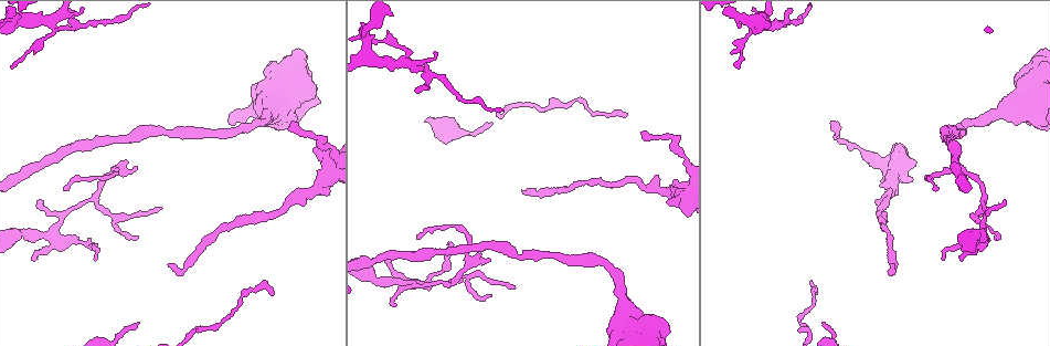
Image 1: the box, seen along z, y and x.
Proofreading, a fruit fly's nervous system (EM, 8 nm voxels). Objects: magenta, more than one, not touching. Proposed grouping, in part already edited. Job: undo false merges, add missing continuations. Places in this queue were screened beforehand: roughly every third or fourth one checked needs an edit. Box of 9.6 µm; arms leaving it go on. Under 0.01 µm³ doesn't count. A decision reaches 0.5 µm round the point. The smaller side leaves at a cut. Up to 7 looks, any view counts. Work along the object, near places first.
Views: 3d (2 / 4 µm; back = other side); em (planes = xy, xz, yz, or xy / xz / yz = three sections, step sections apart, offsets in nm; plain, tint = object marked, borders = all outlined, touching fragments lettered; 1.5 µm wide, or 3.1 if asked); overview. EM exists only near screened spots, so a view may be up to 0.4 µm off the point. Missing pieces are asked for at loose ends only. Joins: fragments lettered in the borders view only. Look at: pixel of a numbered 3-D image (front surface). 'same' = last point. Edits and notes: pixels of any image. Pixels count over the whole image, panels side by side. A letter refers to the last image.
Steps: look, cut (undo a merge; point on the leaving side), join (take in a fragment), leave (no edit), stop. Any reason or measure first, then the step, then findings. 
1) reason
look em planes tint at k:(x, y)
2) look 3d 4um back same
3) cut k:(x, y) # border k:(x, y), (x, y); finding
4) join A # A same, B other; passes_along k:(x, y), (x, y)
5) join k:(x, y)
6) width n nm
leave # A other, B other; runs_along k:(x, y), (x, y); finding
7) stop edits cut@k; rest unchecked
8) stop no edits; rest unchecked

look 3d 4um at 1:(518, 256)

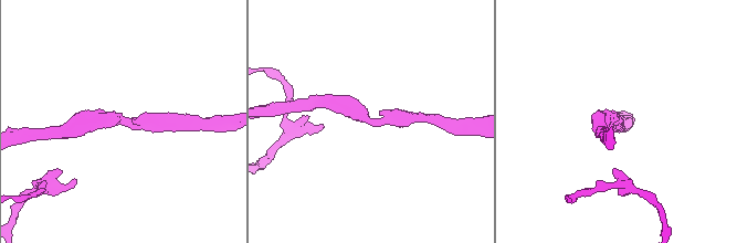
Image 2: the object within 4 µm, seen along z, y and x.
arm_widths 190, 280 nm; need the tissue
look em planes borders at 2:(614, 121)

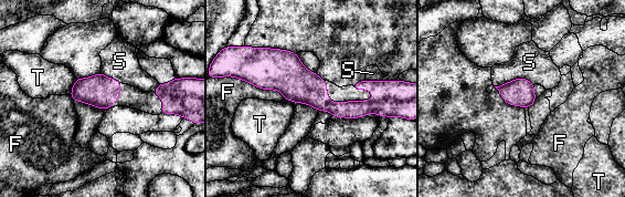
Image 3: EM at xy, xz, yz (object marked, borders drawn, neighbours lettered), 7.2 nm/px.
leave # F other, S other, T other; border 3:(76, 79), (70, 94); continuous, no second cell

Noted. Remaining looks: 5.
thin end
look 3d 4um at 1:(168, 265)

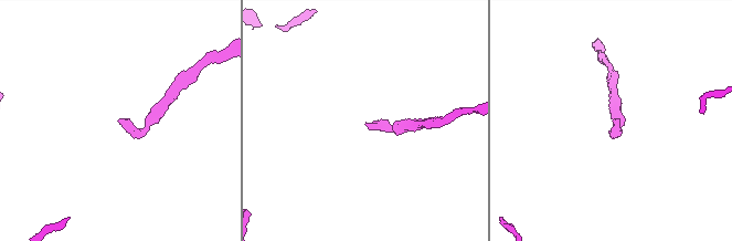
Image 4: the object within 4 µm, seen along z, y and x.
look em planes borders at 4:(120, 118)

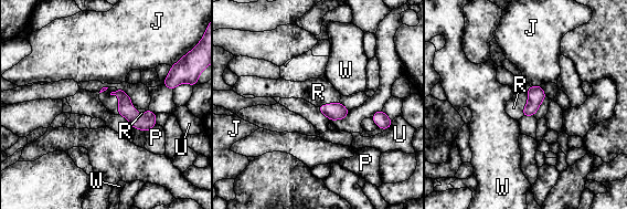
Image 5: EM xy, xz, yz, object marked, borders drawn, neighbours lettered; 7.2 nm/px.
join R # J other, P other, R same, U other, W other; passes_along 5:(125, 108), (119, 100), (110, 102); the cell continues

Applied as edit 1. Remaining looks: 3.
look em xy step 8 borders at 1:(945, 258)

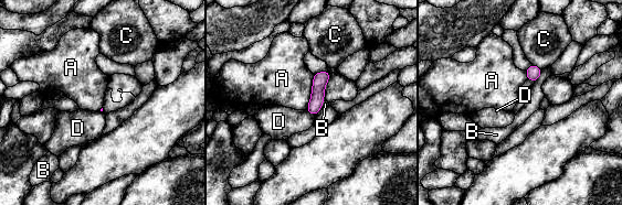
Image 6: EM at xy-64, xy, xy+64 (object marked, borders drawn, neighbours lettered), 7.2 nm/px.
cut it another way
look em planes borders same

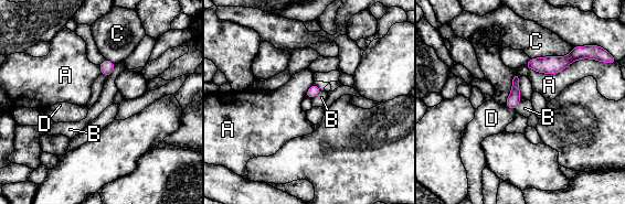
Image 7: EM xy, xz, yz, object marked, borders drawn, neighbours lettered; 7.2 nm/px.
width 80 nm
leave # A other, B other, C other, D other; border 7:(115, 64), (108, 76); none of them fits

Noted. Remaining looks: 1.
stop edits join@5; rest unchecked

